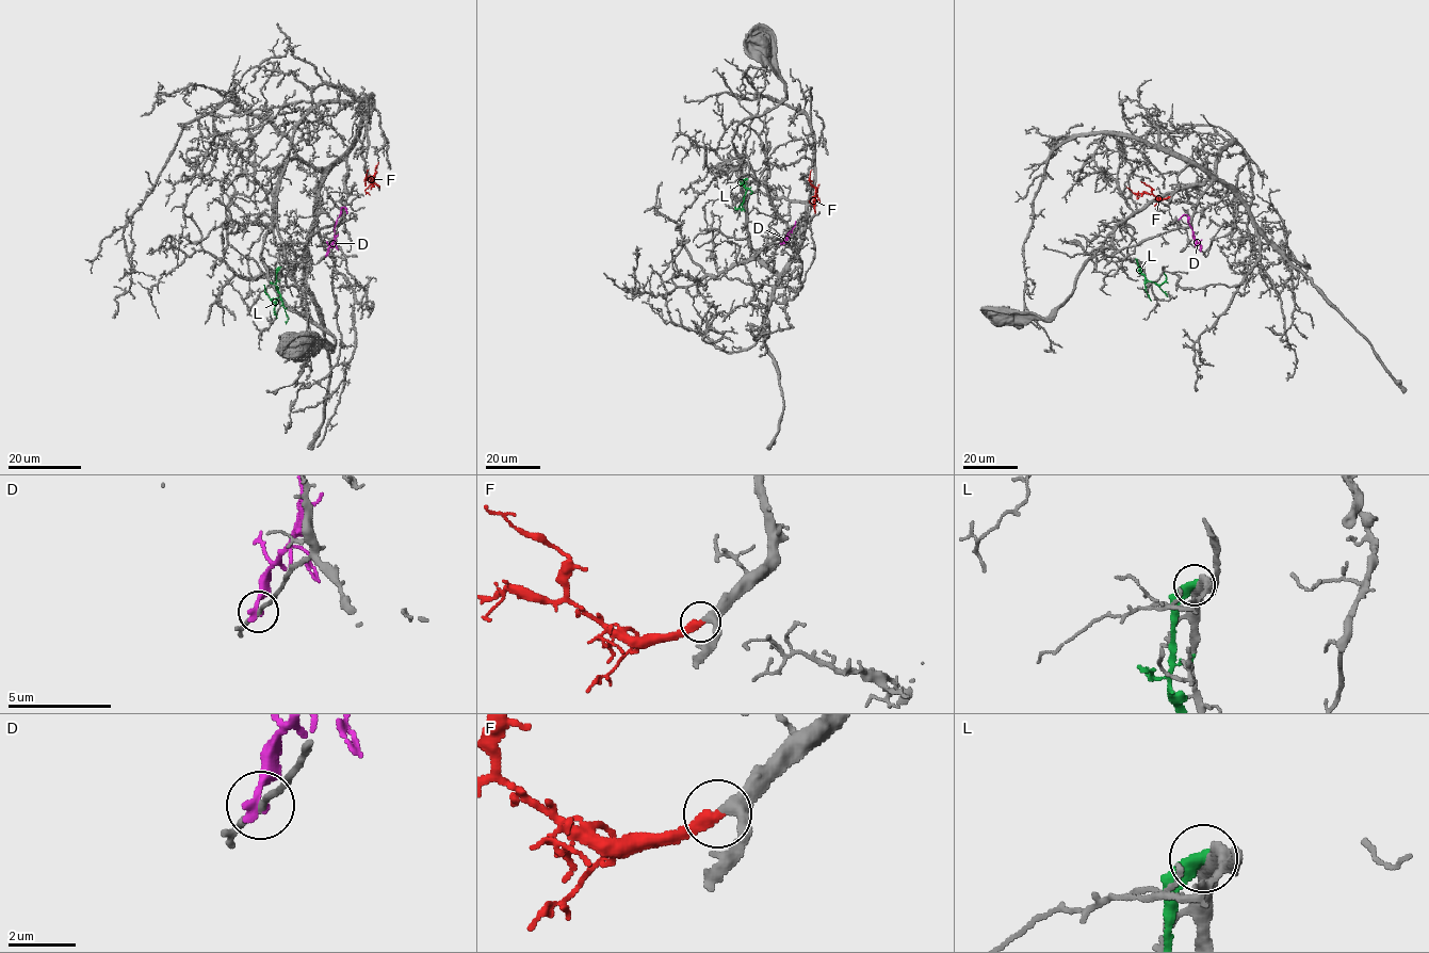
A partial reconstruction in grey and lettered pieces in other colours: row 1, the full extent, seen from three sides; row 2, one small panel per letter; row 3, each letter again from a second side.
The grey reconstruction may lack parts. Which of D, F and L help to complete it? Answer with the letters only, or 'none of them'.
F

